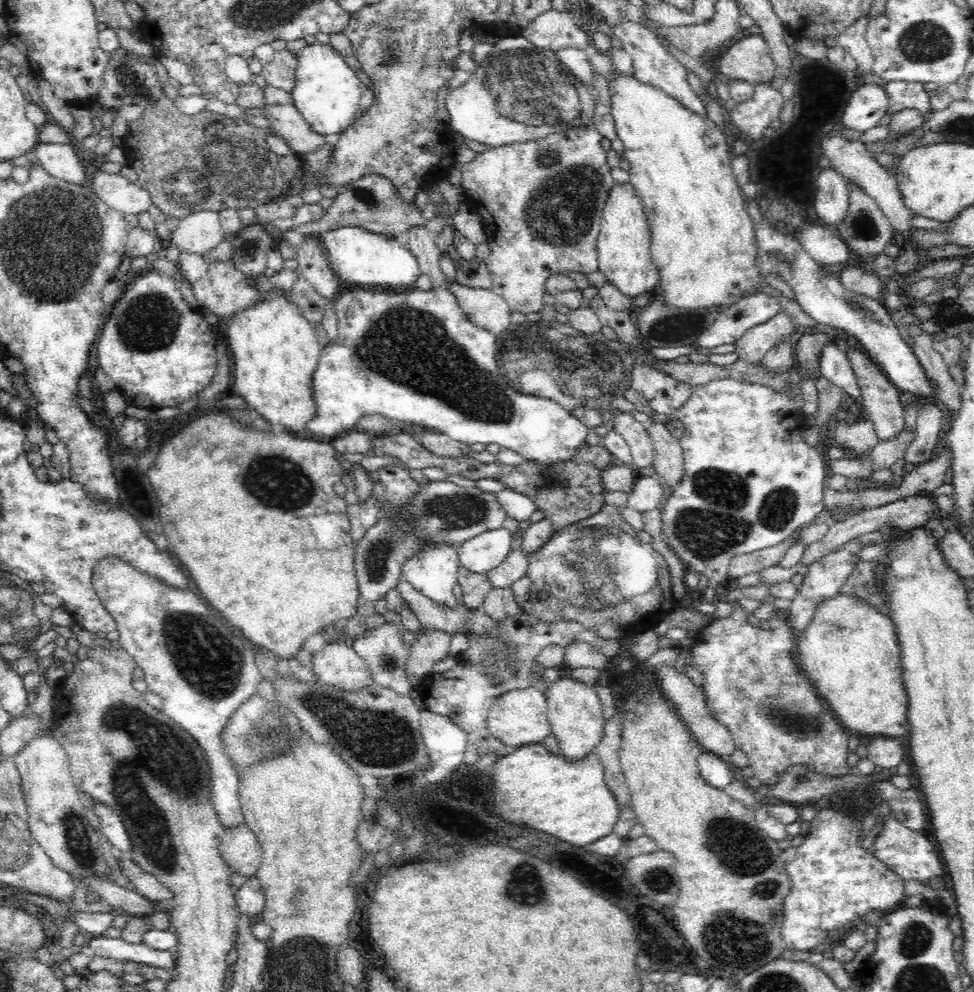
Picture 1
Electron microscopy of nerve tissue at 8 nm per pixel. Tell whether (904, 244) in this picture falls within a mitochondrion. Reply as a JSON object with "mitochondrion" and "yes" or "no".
{"mitochondrion":"no"}

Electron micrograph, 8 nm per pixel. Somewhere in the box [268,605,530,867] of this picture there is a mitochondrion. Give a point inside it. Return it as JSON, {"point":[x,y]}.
{"point":[373,736]}

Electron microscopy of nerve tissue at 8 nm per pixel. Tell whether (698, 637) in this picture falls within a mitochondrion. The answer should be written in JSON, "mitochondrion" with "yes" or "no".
{"mitochondrion":"no"}

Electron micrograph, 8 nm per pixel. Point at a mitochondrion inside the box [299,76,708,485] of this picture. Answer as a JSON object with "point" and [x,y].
{"point":[410,346]}

